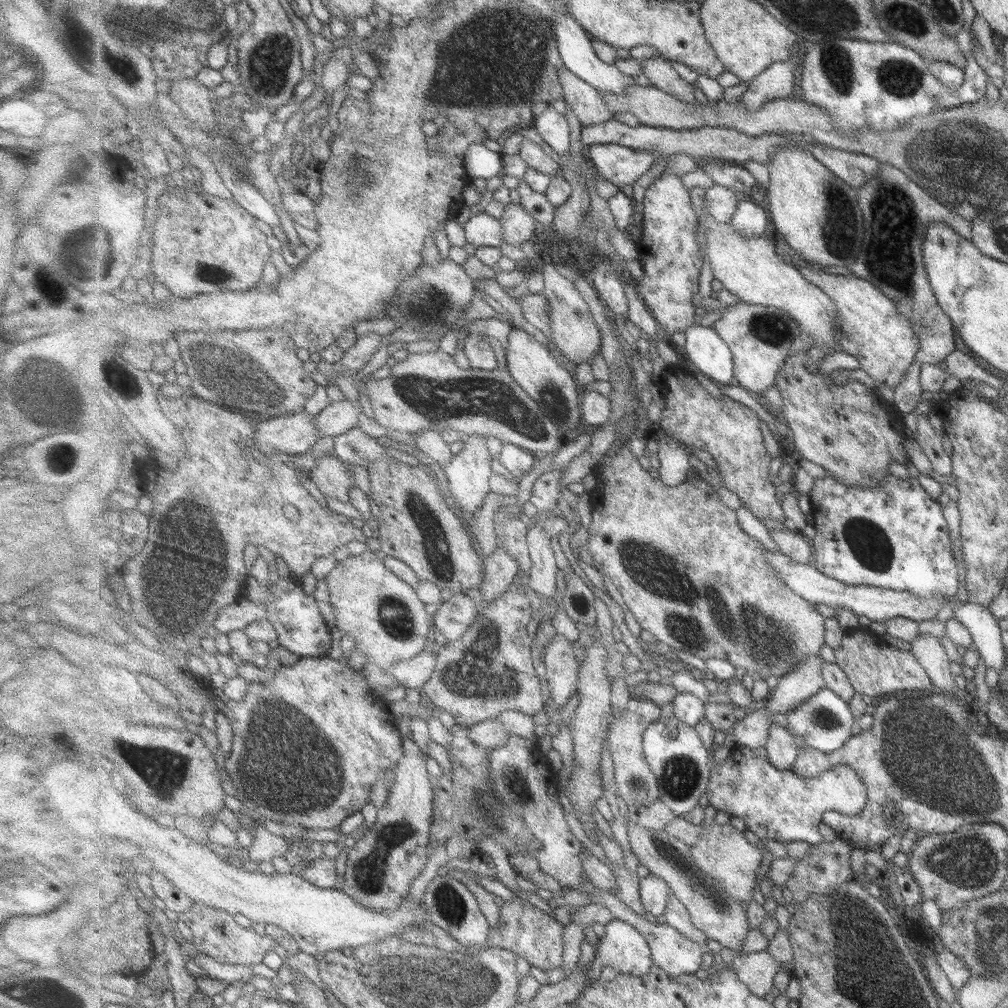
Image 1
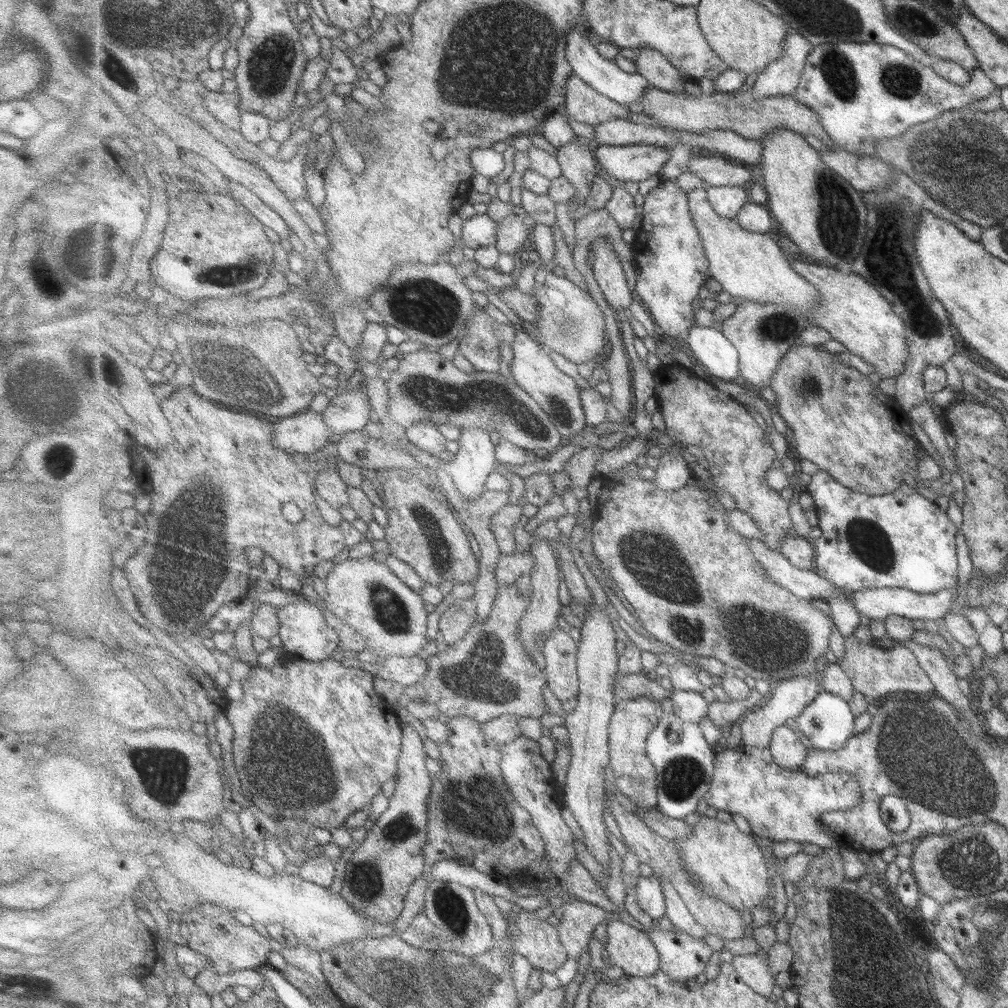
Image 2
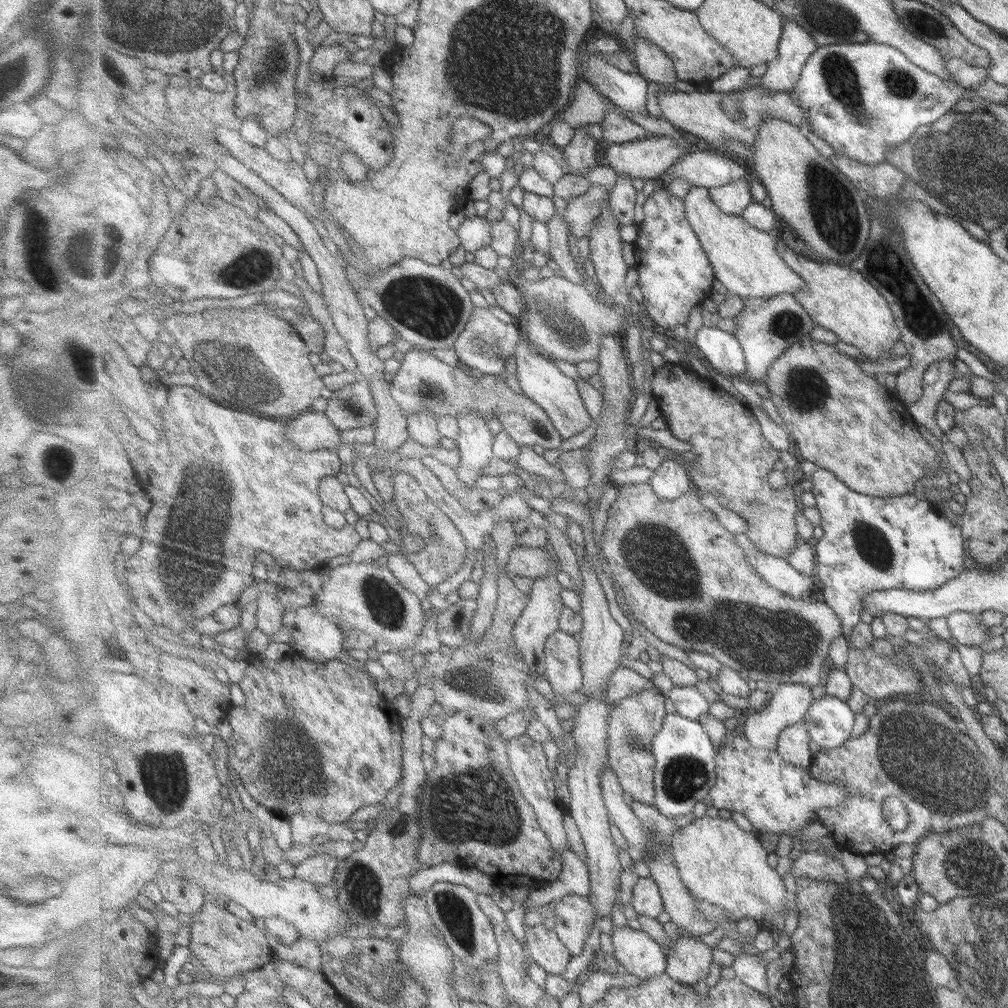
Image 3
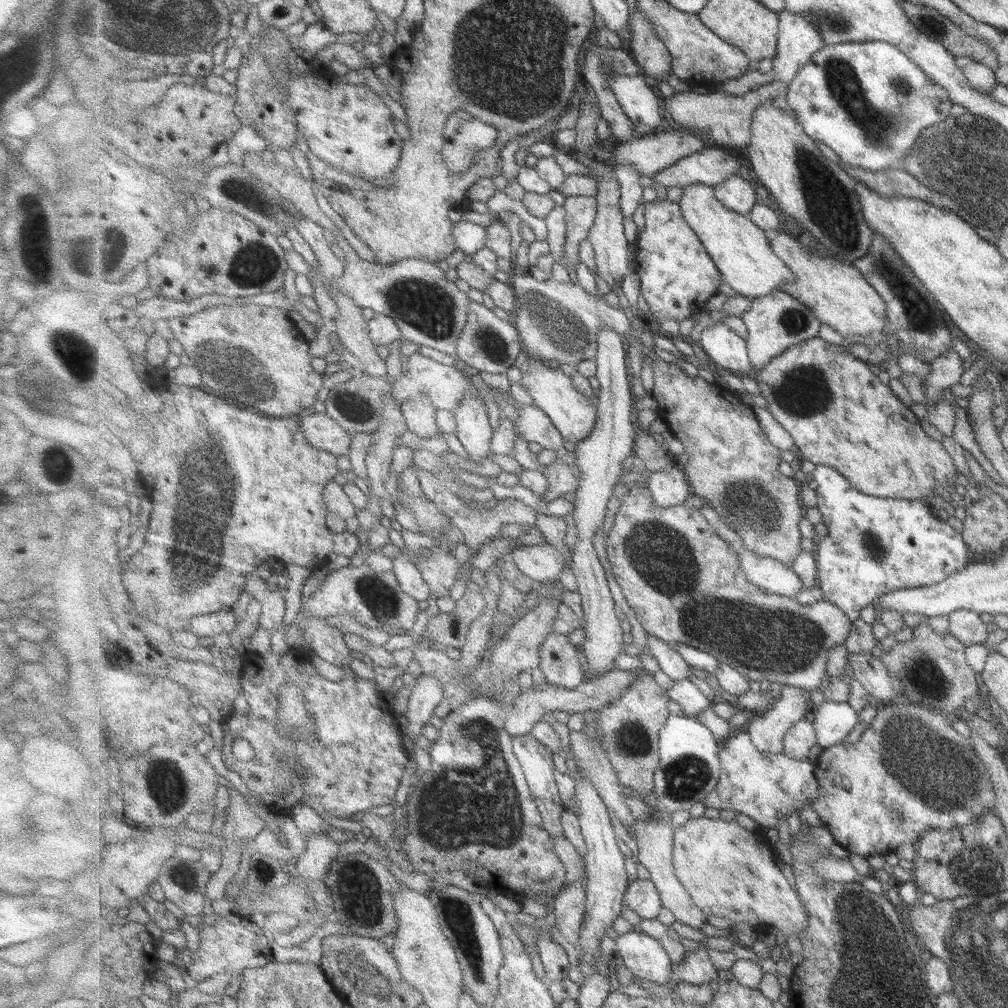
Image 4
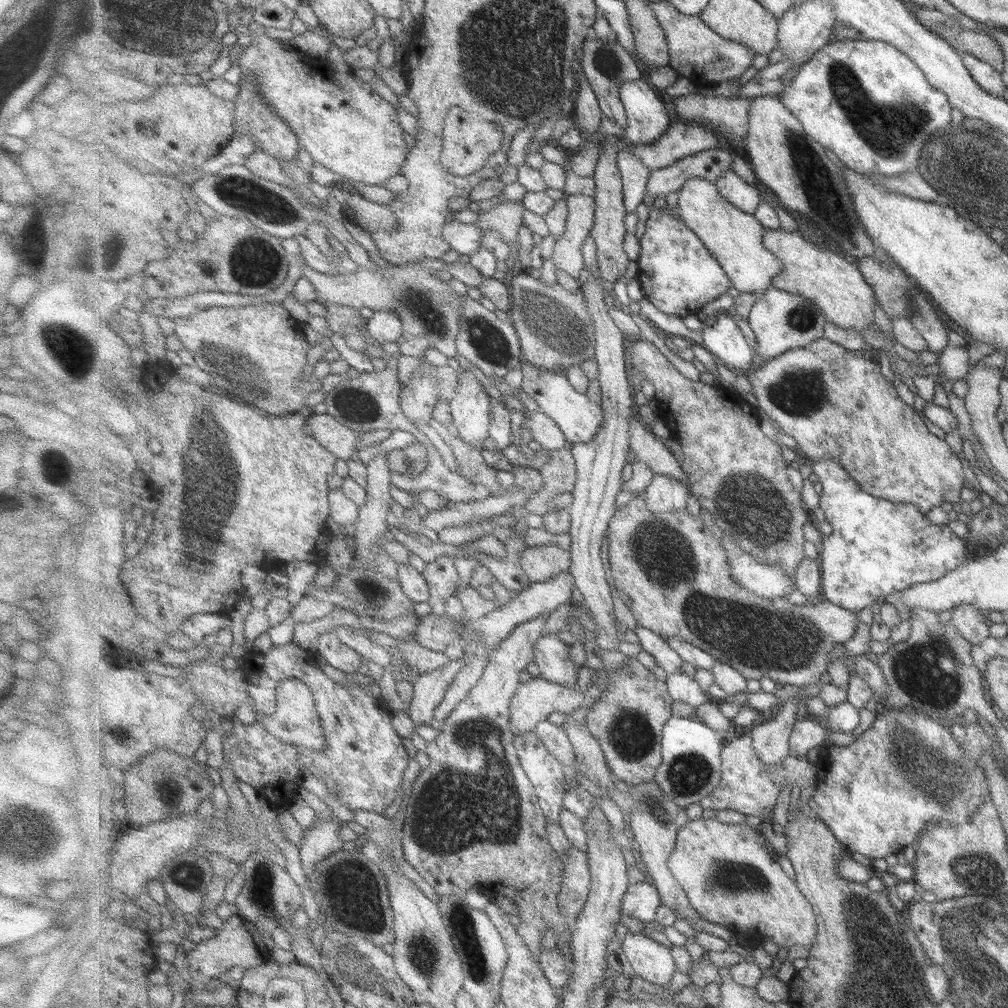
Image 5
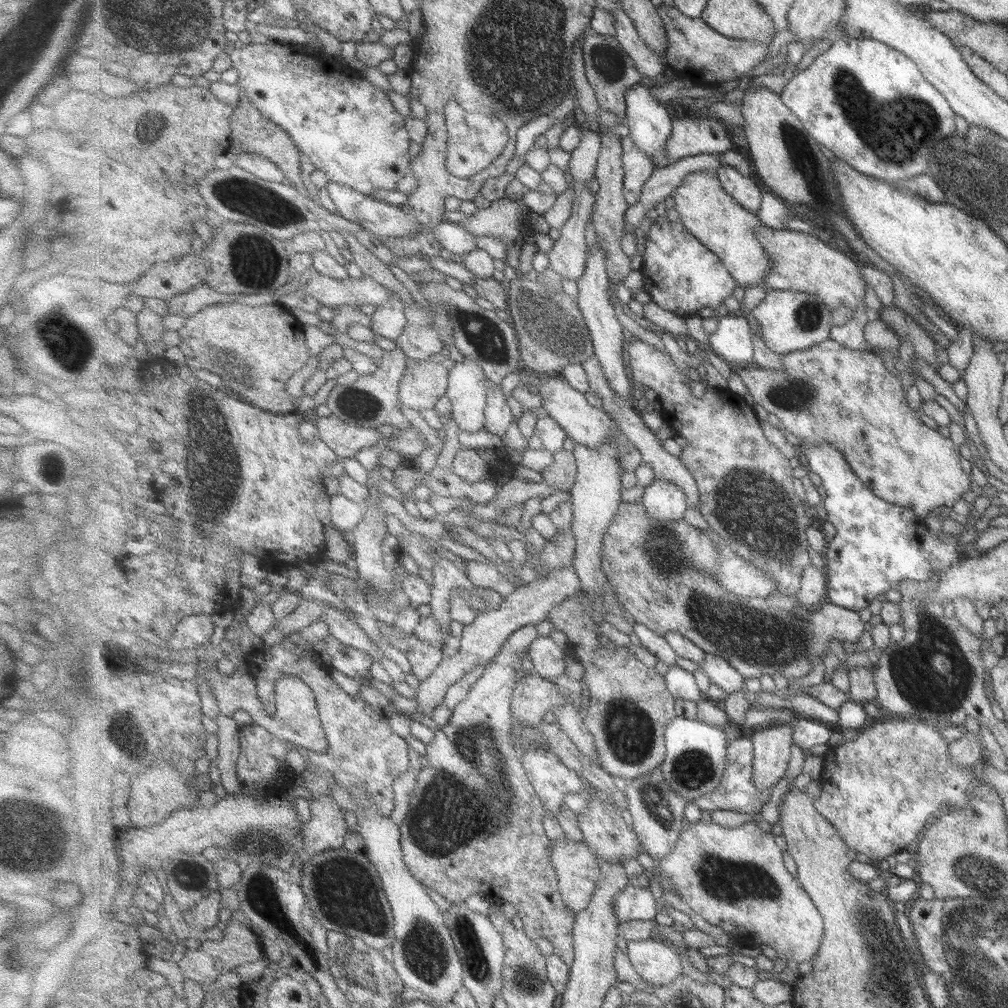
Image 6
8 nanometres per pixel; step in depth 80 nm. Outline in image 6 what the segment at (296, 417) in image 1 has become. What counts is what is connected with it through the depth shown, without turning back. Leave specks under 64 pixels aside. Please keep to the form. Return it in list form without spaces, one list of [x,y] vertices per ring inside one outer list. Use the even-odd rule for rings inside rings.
[[[334,414],[312,419],[317,428],[316,438],[334,449],[340,459],[353,458],[357,452],[375,447],[384,440],[375,428],[349,425]]]

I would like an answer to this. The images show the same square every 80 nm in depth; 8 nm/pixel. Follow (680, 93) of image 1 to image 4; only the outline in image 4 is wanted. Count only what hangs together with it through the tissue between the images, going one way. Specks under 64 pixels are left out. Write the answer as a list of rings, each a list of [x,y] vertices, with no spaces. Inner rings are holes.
[[[636,6],[630,18],[631,42],[628,48],[645,74],[656,80],[672,72],[672,54],[659,38],[648,16]]]

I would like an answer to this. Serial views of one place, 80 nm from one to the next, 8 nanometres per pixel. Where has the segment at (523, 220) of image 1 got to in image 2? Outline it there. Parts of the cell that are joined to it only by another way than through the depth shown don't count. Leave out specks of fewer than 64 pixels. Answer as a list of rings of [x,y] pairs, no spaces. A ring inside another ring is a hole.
[[[515,213],[507,215],[498,222],[498,242],[500,253],[517,255],[517,250],[529,247],[529,230],[523,220]]]

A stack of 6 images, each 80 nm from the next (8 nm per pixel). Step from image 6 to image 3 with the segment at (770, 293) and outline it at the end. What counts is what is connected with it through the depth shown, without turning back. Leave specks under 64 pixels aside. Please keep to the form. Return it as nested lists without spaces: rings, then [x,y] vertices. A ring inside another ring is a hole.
[[[791,294],[769,298],[769,300],[747,299],[744,301],[745,309],[733,320],[735,323],[733,334],[741,342],[741,348],[746,356],[747,371],[744,378],[752,382],[765,383],[764,378],[769,374],[769,368],[773,367],[773,364],[794,342],[803,340],[813,332],[817,324],[797,298]]]

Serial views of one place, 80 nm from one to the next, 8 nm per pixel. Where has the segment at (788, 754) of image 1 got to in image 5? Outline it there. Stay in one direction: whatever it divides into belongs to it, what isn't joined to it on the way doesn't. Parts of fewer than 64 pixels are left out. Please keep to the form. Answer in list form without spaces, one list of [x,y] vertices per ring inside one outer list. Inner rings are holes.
[[[802,718],[795,723],[794,731],[790,736],[791,754],[805,758],[811,748],[826,746],[828,730],[813,720]]]

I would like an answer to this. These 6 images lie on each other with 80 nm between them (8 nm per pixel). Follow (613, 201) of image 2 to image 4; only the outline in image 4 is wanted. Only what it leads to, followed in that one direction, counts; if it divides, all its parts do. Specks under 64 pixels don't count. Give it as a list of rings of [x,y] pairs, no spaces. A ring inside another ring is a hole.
[[[617,163],[614,165],[614,171],[621,185],[621,202],[623,214],[626,218],[631,218],[635,210],[641,206],[643,201],[643,190],[645,186],[641,184],[643,175],[641,171],[629,163]]]

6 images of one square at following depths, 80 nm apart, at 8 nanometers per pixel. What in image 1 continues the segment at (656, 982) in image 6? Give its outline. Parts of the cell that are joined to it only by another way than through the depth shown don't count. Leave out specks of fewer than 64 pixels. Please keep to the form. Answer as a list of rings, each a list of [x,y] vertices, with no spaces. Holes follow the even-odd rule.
[[[614,919],[605,926],[605,936],[599,940],[595,958],[597,966],[611,966],[626,975],[645,976],[654,968],[654,956],[646,937],[638,928],[627,922]]]

